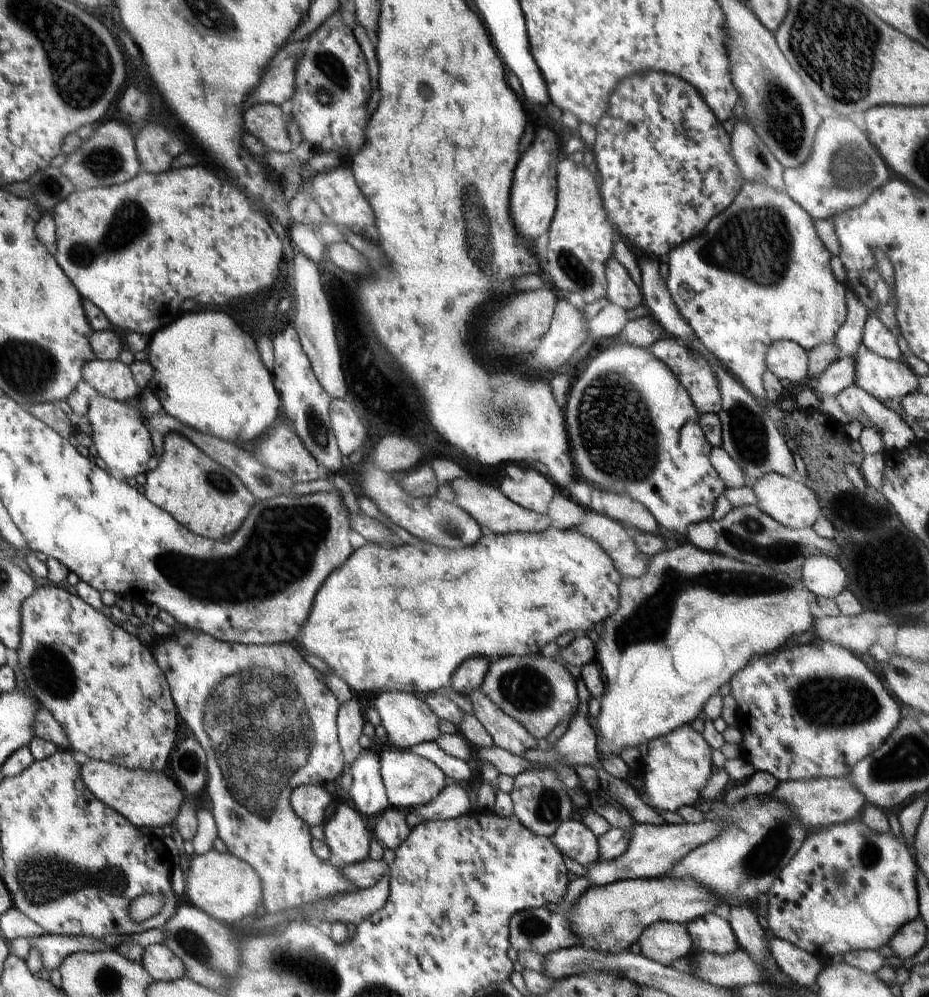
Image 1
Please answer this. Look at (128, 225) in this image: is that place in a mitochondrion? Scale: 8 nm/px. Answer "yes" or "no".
yes

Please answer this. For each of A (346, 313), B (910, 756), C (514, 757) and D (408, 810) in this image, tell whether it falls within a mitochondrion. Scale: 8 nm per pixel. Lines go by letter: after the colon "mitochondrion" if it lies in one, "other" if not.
A: other
B: mitochondrion
C: other
D: other

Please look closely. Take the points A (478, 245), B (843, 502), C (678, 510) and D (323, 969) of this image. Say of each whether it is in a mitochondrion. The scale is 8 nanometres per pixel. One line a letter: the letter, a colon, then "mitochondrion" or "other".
A: mitochondrion
B: other
C: other
D: mitochondrion

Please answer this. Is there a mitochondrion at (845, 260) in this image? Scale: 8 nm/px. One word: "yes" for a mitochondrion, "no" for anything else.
no

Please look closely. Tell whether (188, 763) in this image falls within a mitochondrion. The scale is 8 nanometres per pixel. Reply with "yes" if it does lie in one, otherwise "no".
yes

